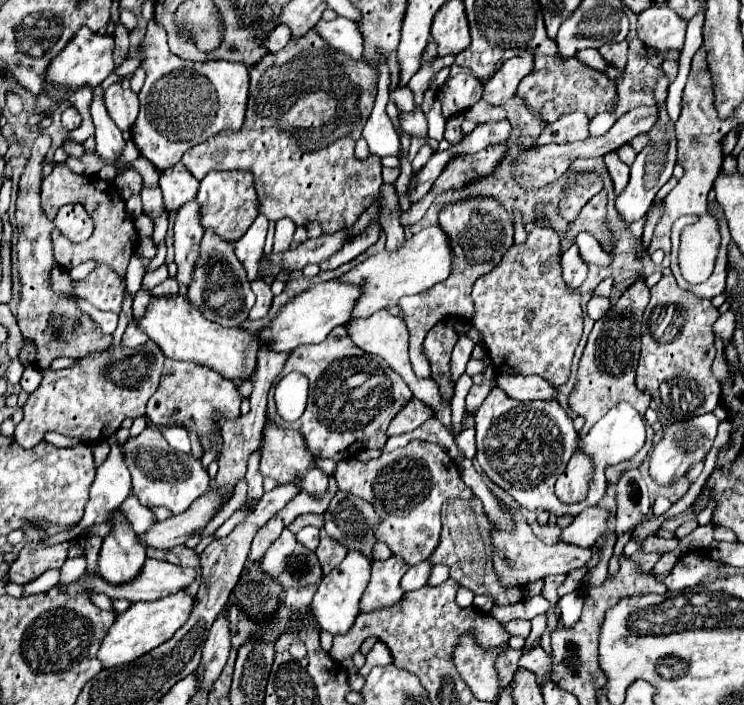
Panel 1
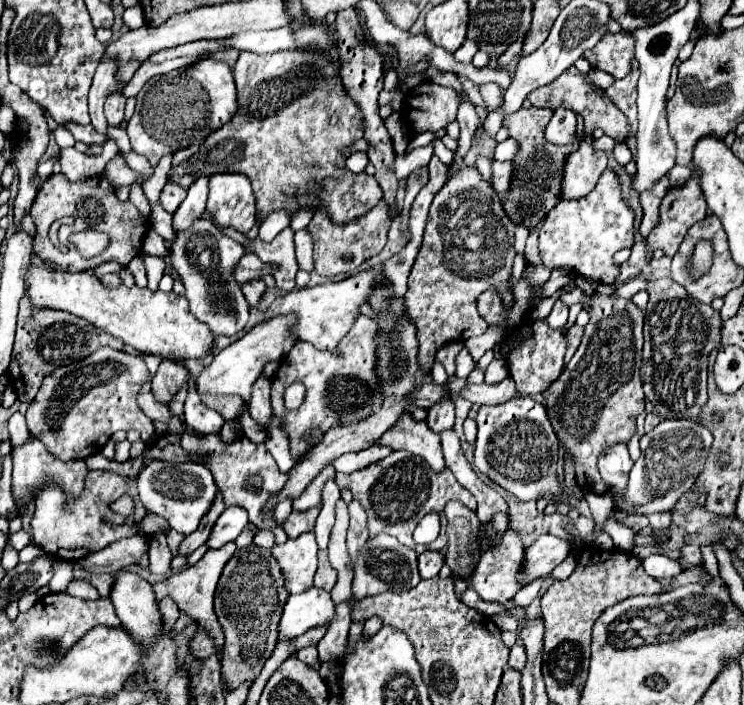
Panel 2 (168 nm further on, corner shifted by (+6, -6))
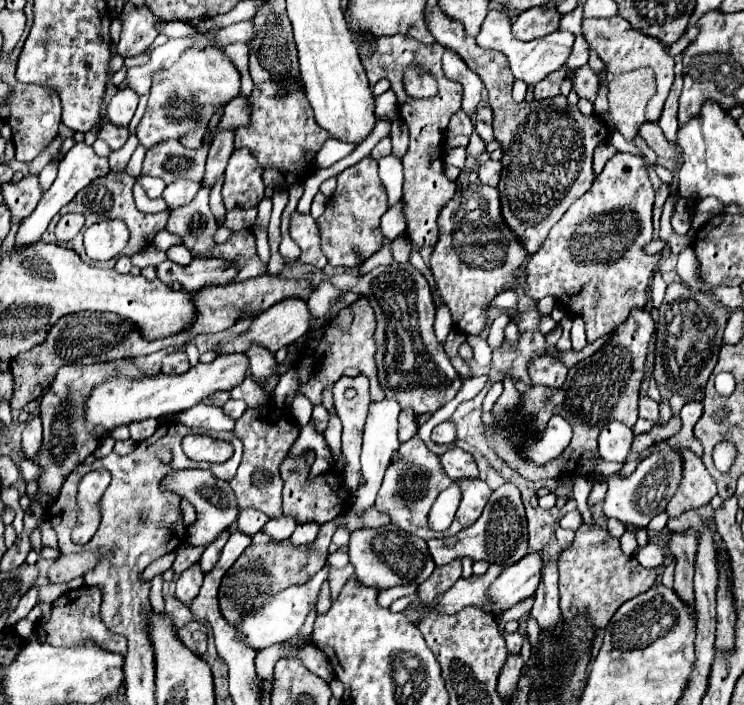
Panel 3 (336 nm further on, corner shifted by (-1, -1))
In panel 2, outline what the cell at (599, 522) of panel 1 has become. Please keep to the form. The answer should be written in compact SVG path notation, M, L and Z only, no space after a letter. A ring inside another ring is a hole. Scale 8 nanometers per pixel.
M555 535L539 537L531 547L527 547L525 573L521 575L523 585L531 583L537 577L549 575L559 563L563 563L571 553L571 541Z

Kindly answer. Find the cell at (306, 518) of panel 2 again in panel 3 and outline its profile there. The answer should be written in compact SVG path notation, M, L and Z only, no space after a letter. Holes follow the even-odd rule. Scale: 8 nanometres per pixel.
M300 454L298 458L286 456L284 462L280 464L280 476L284 480L284 492L282 492L284 514L296 516L298 522L318 522L318 524L326 524L326 522L334 520L336 516L344 514L350 506L350 496L346 494L346 490L342 486L342 476L340 476L342 472L332 468L316 478L308 478L308 474L310 474L310 466L306 466L304 454Z

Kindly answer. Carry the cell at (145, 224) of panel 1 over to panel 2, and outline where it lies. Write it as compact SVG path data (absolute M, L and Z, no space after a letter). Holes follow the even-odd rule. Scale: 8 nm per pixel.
M149 229L149 231L147 231L147 235L143 237L141 249L143 249L143 253L147 253L147 255L157 255L157 257L165 257L165 255L167 255L165 241L163 241L163 239L161 239L161 235L159 235L159 233L155 233L153 229Z

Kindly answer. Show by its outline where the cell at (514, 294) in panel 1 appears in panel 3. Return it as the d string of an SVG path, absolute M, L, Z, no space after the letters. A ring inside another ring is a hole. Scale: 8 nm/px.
M544 356L544 358L536 358L530 366L530 378L532 378L532 384L542 384L542 386L550 386L550 388L562 388L564 382L566 382L566 374L568 374L568 368L550 358L550 356Z

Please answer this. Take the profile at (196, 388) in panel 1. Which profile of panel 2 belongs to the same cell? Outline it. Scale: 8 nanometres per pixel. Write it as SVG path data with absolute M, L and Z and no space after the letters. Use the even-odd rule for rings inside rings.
M161 361L153 381L151 381L151 393L159 403L169 405L171 399L179 393L179 389L189 381L189 369L183 363L173 361Z

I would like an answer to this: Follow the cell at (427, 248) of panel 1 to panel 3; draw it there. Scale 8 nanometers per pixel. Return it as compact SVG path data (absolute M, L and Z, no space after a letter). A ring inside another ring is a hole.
M282 300L280 304L274 304L268 312L264 312L262 316L258 316L244 334L236 336L232 342L226 342L222 346L216 346L214 352L216 352L216 356L224 356L224 354L246 354L252 344L258 344L258 346L266 348L268 352L276 354L280 348L290 346L294 340L298 340L300 336L304 336L308 332L310 318L312 318L312 314L308 312L308 306L306 306L304 300Z

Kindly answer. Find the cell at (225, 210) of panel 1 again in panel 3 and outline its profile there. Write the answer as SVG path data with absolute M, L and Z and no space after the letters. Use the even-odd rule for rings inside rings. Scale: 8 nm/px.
M238 148L232 152L222 198L226 210L232 208L256 208L264 198L264 182L262 182L264 166L256 162L248 148Z

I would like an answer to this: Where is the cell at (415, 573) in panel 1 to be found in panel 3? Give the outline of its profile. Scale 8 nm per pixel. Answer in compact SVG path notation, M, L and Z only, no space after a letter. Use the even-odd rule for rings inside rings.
M510 482L502 484L492 492L488 504L484 506L482 516L472 526L448 538L432 538L428 540L428 548L436 566L448 564L448 560L454 560L456 556L486 560L488 564L500 564L504 568L516 564L528 554L528 524L526 524L520 490Z

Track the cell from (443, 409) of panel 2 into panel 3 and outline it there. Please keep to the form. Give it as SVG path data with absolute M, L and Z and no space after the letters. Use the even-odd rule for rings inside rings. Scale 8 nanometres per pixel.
M442 422L442 424L438 424L438 426L432 430L430 440L432 440L434 444L450 444L450 442L454 442L454 440L456 440L456 428L454 428L454 424L452 424L452 422Z

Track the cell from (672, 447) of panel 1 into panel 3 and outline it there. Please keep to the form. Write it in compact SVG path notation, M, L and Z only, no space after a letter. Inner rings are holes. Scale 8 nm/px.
M666 442L654 446L654 454L638 464L632 476L628 478L618 478L618 476L608 476L608 492L602 504L602 512L606 518L616 518L624 524L632 524L638 528L646 528L648 522L666 510L668 500L674 496L678 490L680 482L680 472L682 472L682 460L680 452L672 450Z

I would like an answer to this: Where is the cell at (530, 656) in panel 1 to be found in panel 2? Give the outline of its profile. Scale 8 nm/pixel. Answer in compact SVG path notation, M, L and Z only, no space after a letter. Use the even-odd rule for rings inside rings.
M513 645L511 653L509 653L509 667L521 671L525 667L527 655L525 655L525 647L523 645Z

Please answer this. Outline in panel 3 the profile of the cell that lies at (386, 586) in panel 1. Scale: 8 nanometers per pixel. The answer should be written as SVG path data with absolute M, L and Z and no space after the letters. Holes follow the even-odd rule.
M394 524L354 530L350 534L348 554L350 562L356 568L356 578L364 584L372 584L378 588L392 588L398 584L422 584L436 568L426 542L418 536L412 536L410 532L396 528Z

